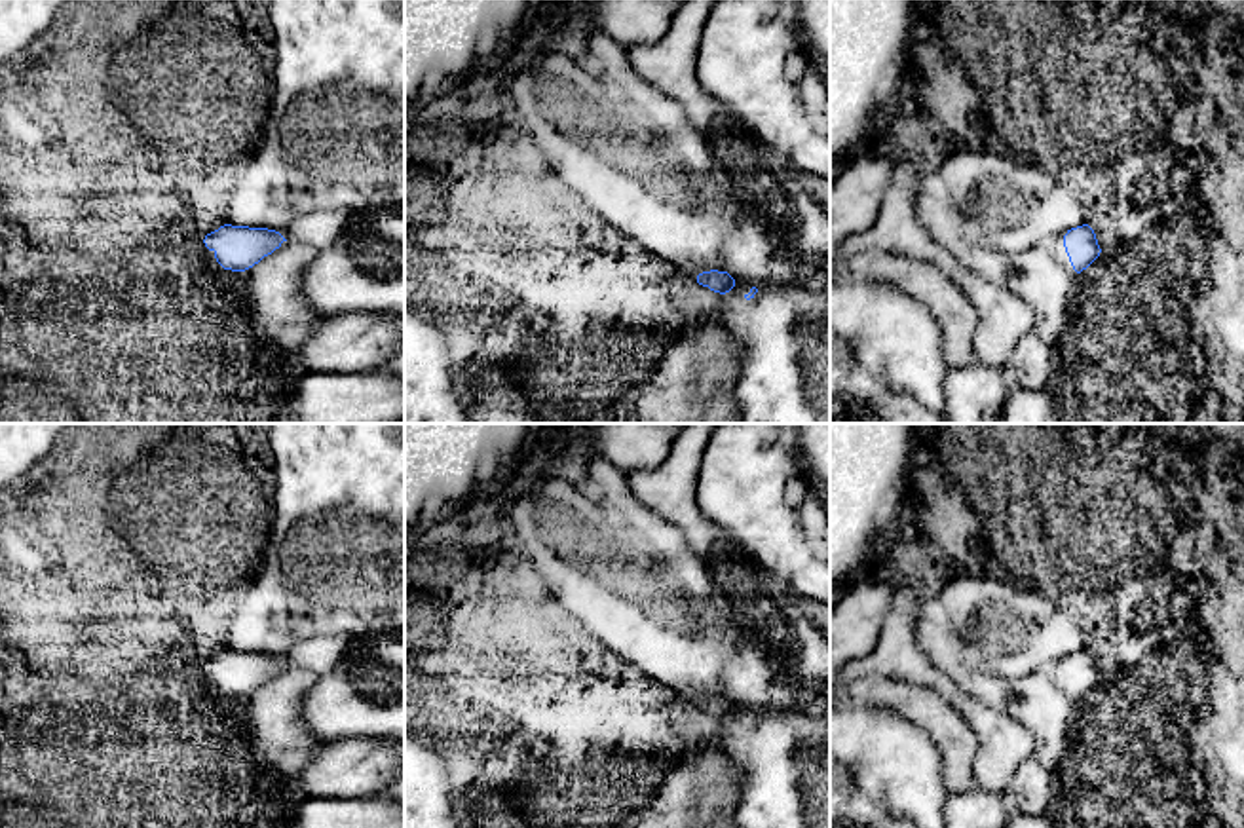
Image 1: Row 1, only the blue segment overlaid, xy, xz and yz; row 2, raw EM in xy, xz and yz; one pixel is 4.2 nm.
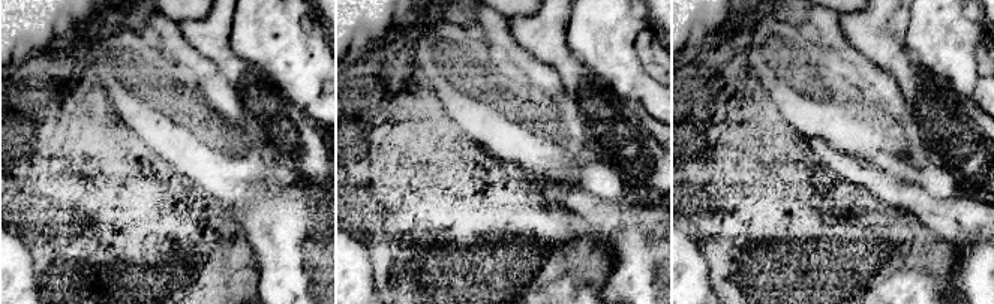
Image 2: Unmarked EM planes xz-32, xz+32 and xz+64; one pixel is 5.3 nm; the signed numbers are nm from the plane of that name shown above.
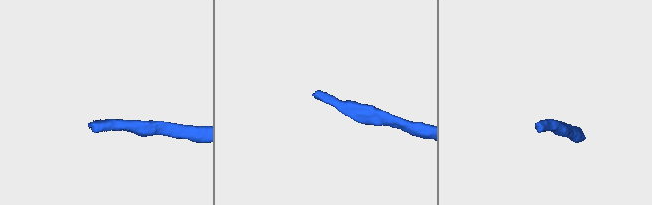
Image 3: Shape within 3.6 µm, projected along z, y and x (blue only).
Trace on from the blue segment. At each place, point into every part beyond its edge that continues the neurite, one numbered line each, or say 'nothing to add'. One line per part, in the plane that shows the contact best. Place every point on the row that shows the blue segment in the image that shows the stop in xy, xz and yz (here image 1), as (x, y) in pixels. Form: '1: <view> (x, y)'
1: xy (209, 255)

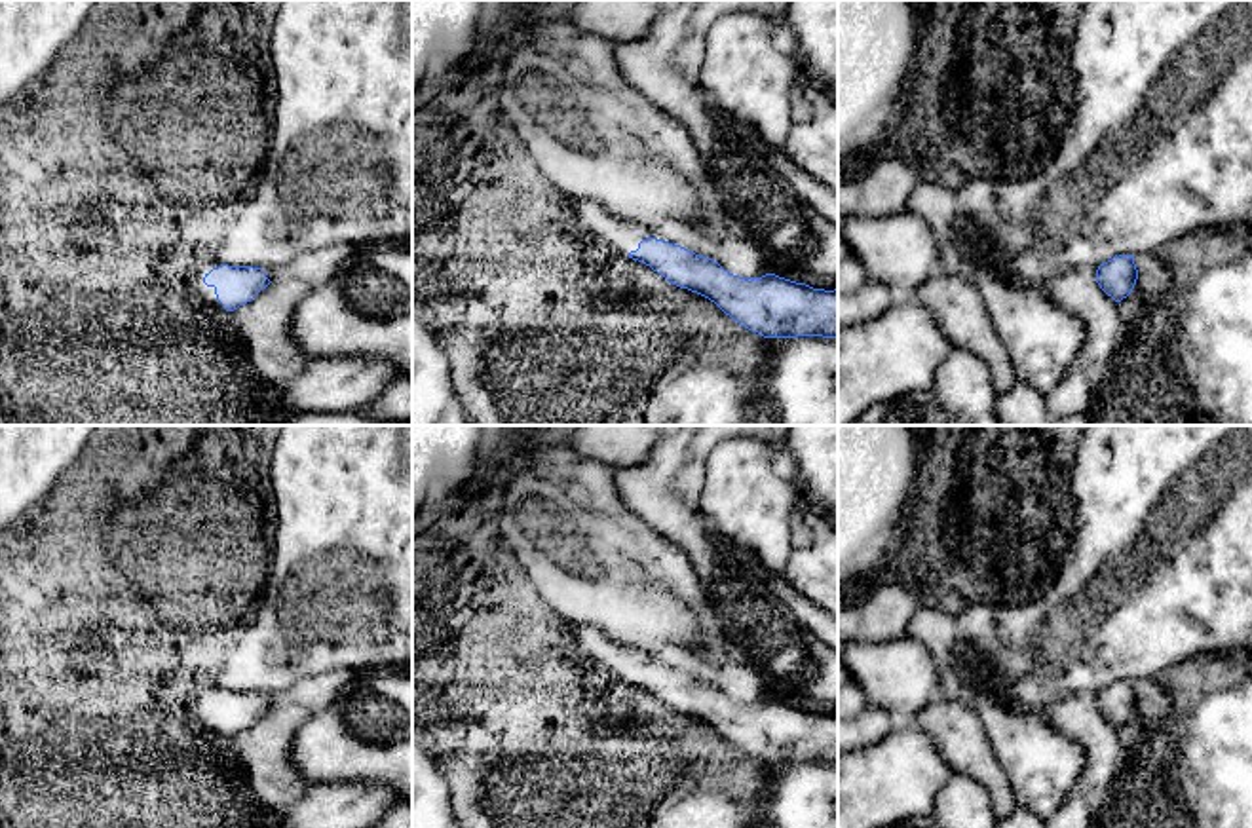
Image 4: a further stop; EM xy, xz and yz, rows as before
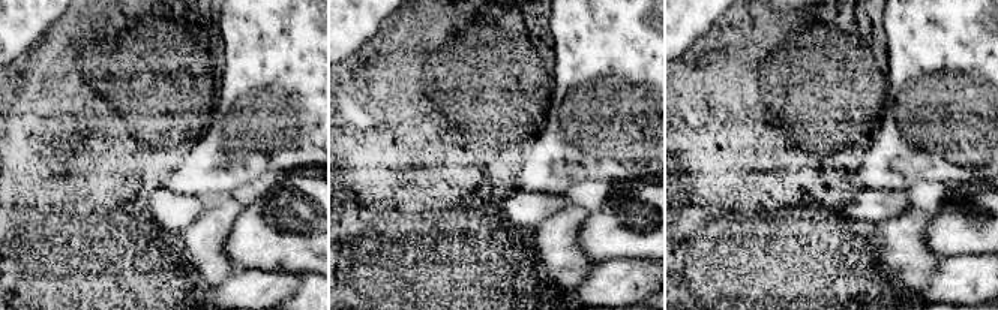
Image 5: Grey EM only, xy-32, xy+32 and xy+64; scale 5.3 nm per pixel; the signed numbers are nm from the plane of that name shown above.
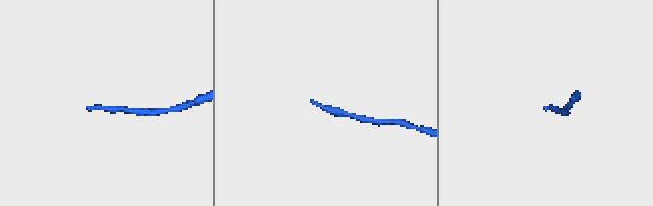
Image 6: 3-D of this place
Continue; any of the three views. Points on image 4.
1: xy (192, 282)

